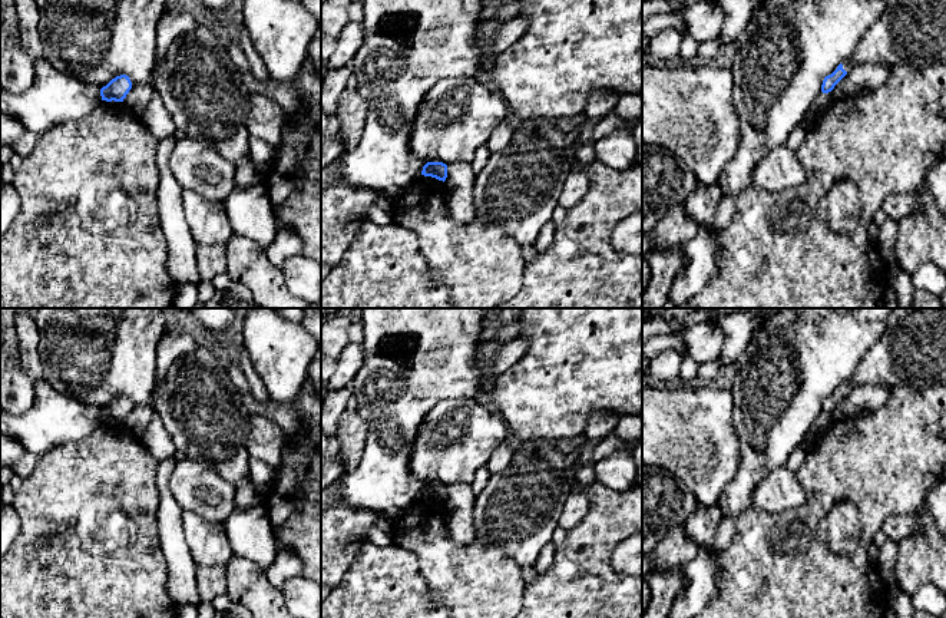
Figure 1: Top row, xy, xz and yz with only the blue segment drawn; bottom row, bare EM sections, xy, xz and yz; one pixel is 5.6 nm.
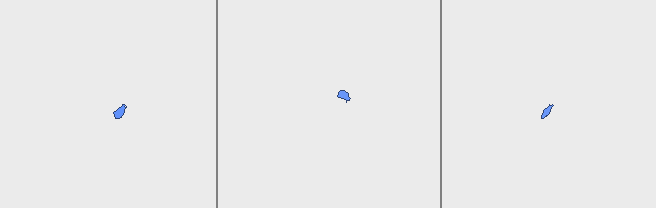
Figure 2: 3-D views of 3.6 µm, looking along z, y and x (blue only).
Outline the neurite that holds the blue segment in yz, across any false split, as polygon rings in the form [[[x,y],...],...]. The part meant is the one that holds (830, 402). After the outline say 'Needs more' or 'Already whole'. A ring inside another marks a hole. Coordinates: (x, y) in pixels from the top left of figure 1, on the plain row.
[[[894,308],[889,315],[886,331],[864,354],[853,377],[824,399],[821,413],[831,413],[851,389],[864,384],[883,384],[890,390],[903,384],[913,389],[946,384],[946,308]]]. Needs more

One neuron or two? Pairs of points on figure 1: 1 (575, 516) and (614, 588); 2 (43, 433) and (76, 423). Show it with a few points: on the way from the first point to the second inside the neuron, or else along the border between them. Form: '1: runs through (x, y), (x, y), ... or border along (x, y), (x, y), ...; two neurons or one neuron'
1: border along (586, 489), (589, 509), (568, 531); two neurons
2: runs through (52, 425), (68, 423); one neuron

